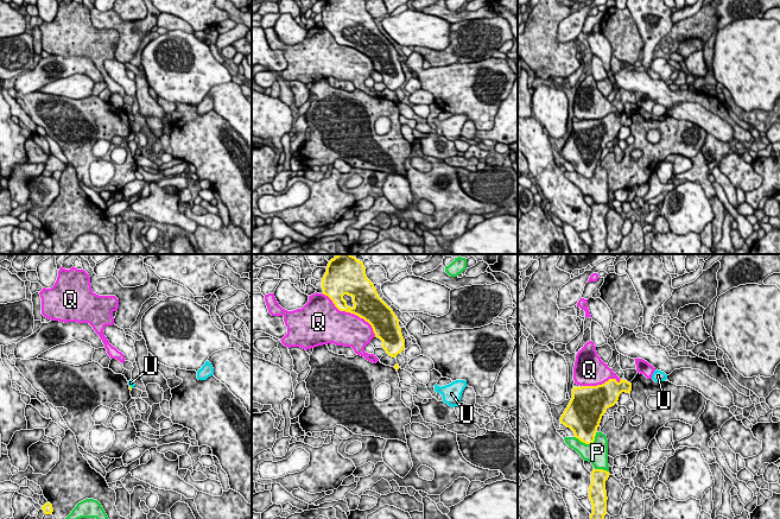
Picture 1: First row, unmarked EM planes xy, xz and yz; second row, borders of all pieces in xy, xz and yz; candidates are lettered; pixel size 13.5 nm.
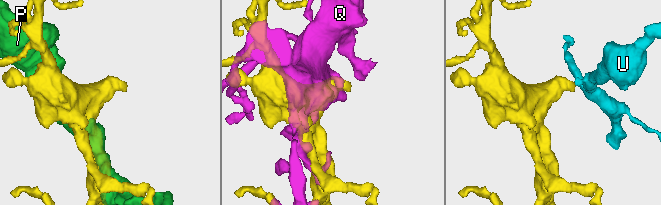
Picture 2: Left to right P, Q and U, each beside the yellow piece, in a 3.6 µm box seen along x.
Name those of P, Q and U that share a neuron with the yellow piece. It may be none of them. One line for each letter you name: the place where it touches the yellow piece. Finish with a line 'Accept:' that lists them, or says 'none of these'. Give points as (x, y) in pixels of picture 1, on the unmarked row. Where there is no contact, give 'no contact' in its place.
Accept: none of these

